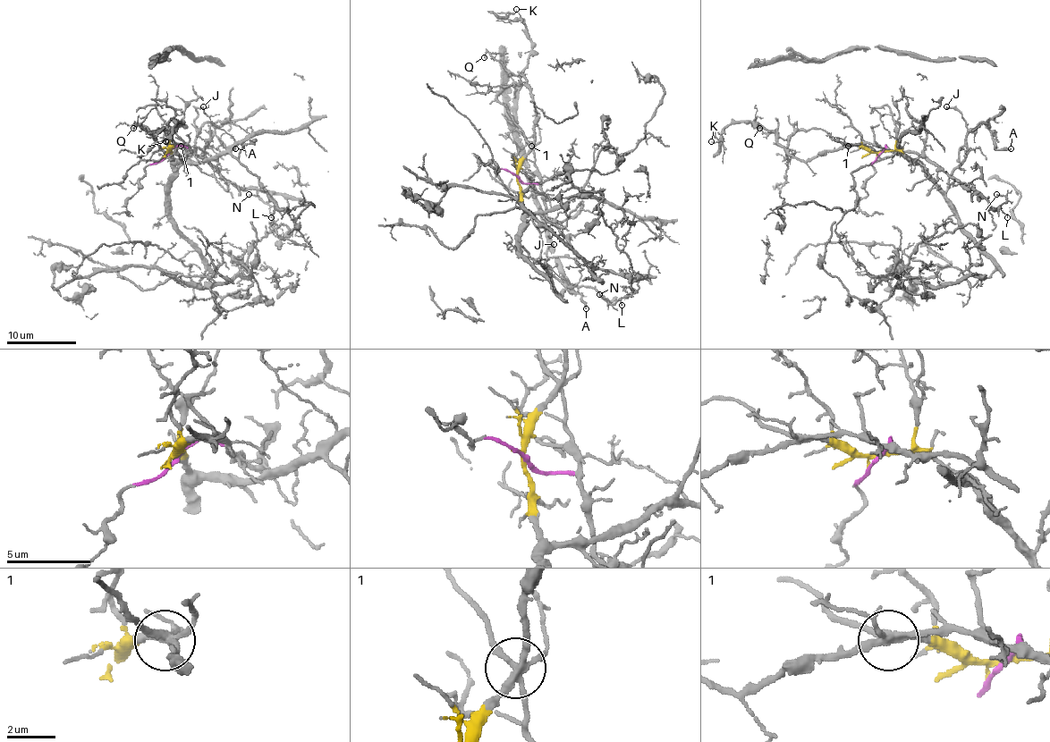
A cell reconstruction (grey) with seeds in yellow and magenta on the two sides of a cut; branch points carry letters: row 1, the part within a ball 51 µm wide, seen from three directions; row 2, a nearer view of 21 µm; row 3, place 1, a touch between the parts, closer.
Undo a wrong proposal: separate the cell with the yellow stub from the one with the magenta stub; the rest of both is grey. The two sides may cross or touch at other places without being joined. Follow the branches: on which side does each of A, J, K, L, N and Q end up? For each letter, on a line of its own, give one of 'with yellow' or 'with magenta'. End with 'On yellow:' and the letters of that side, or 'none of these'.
A: with yellow
J: with yellow
K: with yellow
L: with magenta
N: with magenta
Q: with yellow
On yellow: A, J, K, Q

